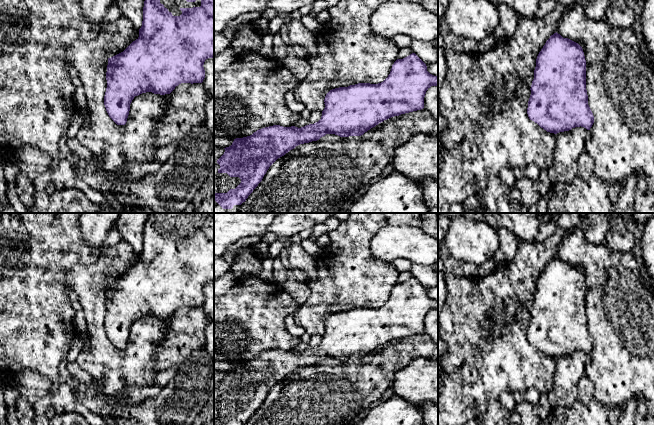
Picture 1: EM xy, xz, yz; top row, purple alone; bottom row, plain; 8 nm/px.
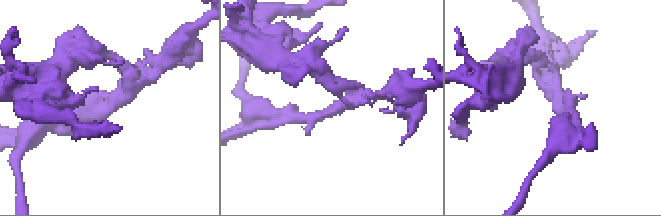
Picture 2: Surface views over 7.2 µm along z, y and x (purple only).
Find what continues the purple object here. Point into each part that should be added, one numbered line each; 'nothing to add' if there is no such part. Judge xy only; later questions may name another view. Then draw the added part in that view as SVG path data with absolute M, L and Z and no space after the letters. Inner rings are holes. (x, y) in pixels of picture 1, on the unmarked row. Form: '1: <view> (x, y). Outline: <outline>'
1: xy (173, 228). Outline: M168 213L169 216L173 216L171 222L161 222L160 227L172 237L173 240L180 240L182 238L181 232L193 232L200 231L201 224L198 222L195 226L187 226L184 220L187 216L195 216L198 220L202 215L208 215L210 213Z

